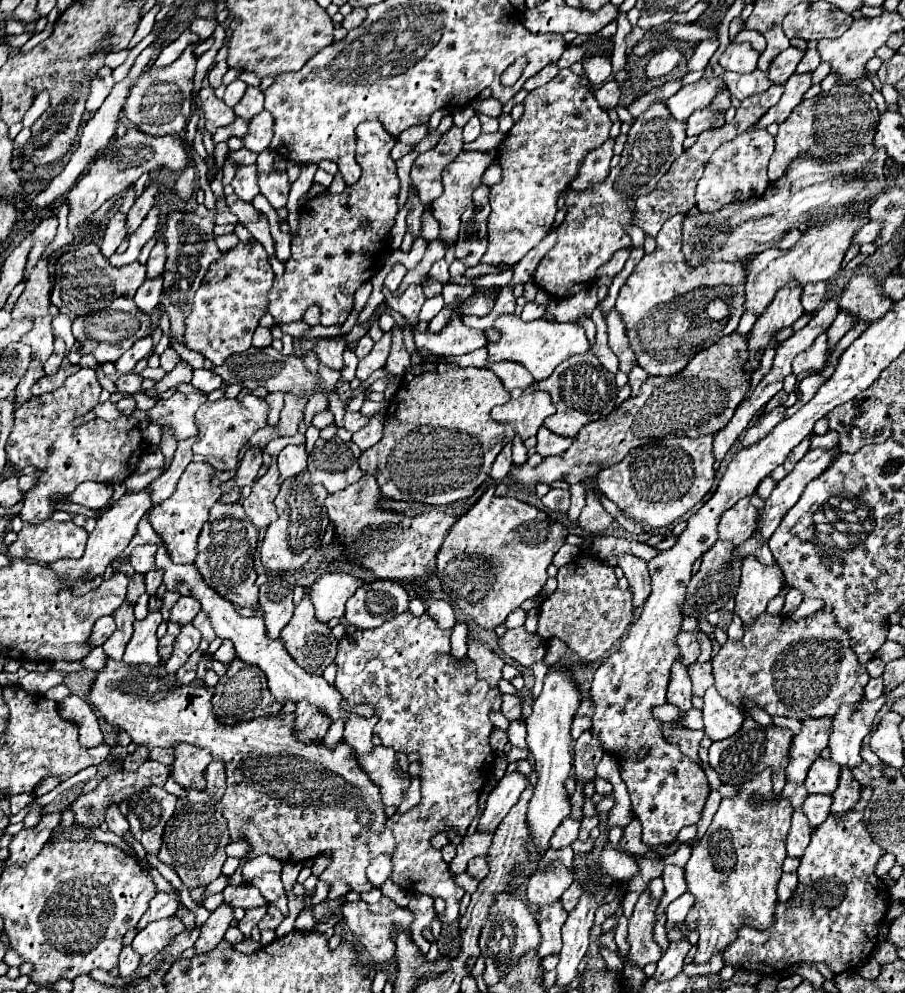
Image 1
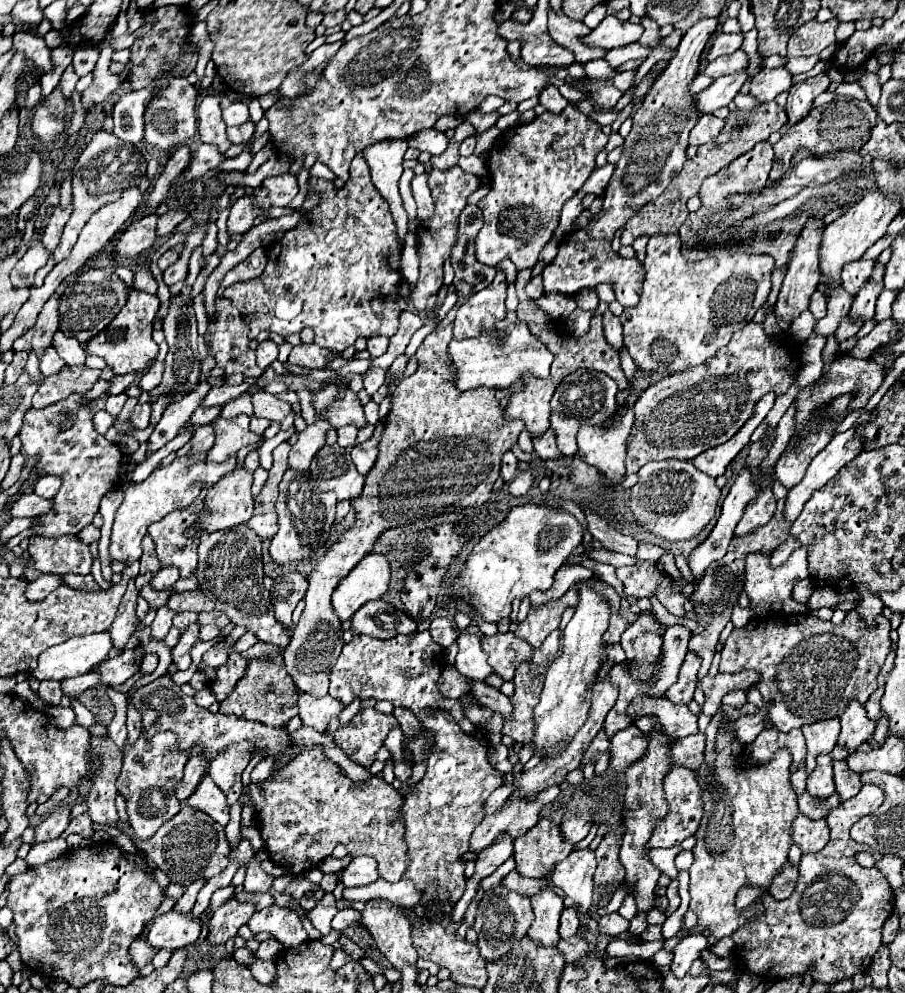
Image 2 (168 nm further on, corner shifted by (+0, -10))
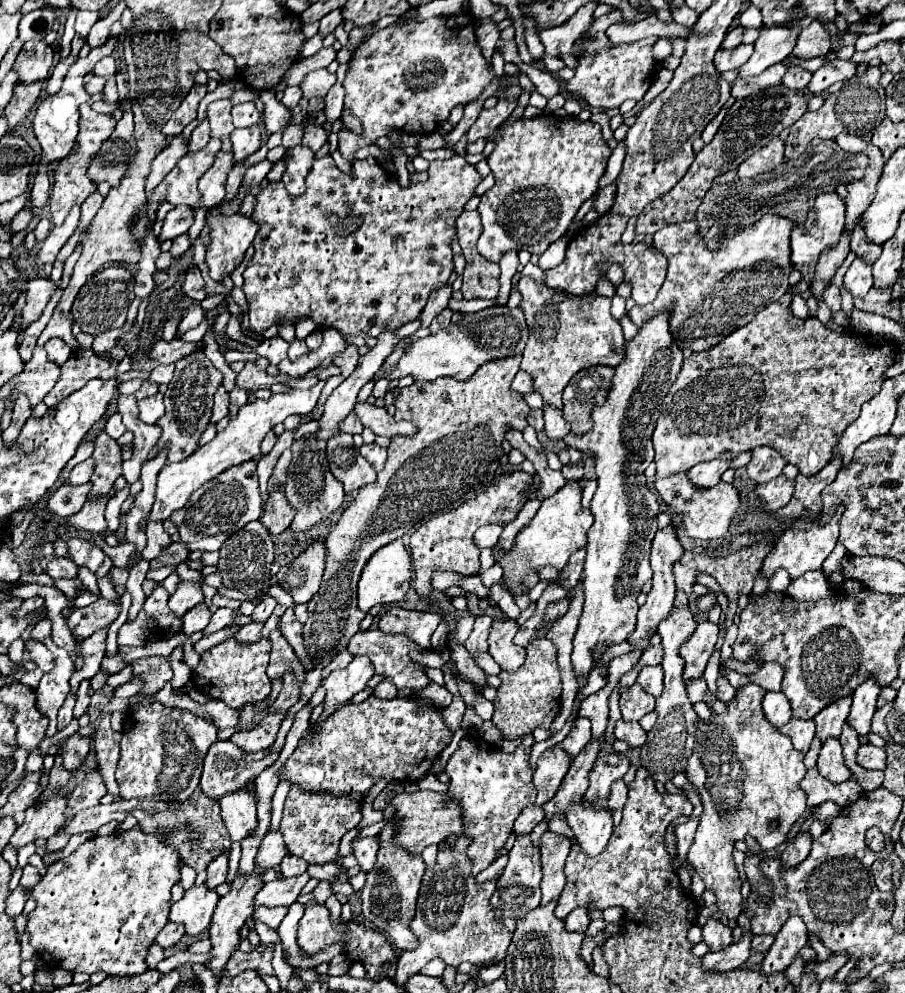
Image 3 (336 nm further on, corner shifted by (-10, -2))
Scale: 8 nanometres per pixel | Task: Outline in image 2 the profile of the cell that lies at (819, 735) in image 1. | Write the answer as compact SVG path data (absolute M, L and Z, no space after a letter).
M839 719L817 721L813 725L805 725L801 731L807 741L807 773L811 773L815 767L815 757L819 753L829 753L835 747L839 735Z

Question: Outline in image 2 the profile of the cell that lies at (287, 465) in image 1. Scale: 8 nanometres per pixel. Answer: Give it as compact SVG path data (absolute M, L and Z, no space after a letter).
M317 415L315 423L307 425L307 429L299 433L297 443L291 447L289 465L295 467L295 469L309 469L311 459L325 445L329 429L331 429L329 421L325 417L321 417L321 415Z

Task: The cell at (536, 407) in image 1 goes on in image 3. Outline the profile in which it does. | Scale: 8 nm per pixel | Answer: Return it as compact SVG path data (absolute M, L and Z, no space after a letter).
M521 277L519 279L519 293L523 297L521 301L521 309L527 315L527 325L529 325L529 341L525 345L523 351L523 359L521 359L521 369L527 371L533 379L533 387L535 391L543 397L545 405L557 407L561 409L561 393L567 387L567 383L571 381L571 377L591 365L611 365L617 367L619 363L623 363L623 355L625 355L625 339L623 339L623 331L619 321L615 321L611 317L611 299L607 297L599 297L595 293L591 295L567 295L565 291L555 291L555 289L547 289L547 287L539 287L531 277Z

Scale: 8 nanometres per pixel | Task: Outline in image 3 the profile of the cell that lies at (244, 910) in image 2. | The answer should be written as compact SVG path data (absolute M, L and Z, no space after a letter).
M303 873L299 877L281 877L277 881L265 883L263 889L255 895L253 907L277 907L277 905L291 905L297 901L301 887L309 881L309 873Z

